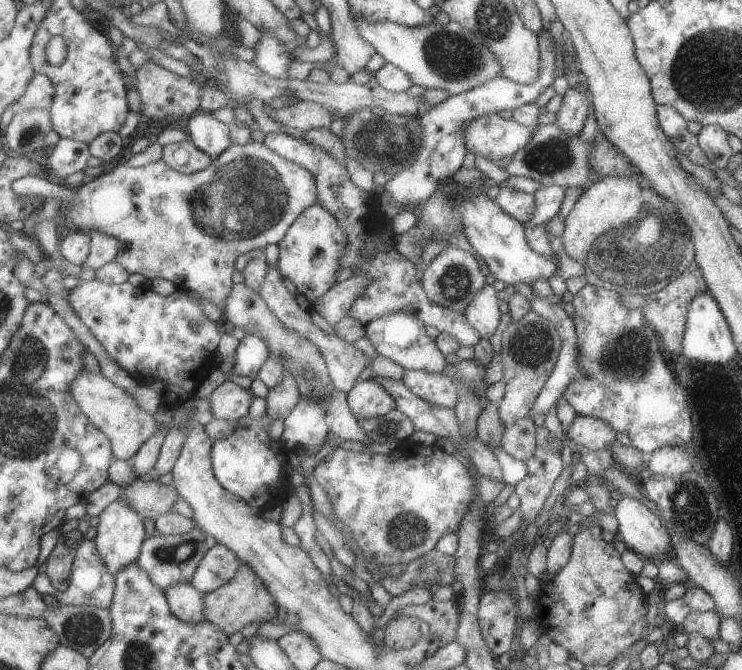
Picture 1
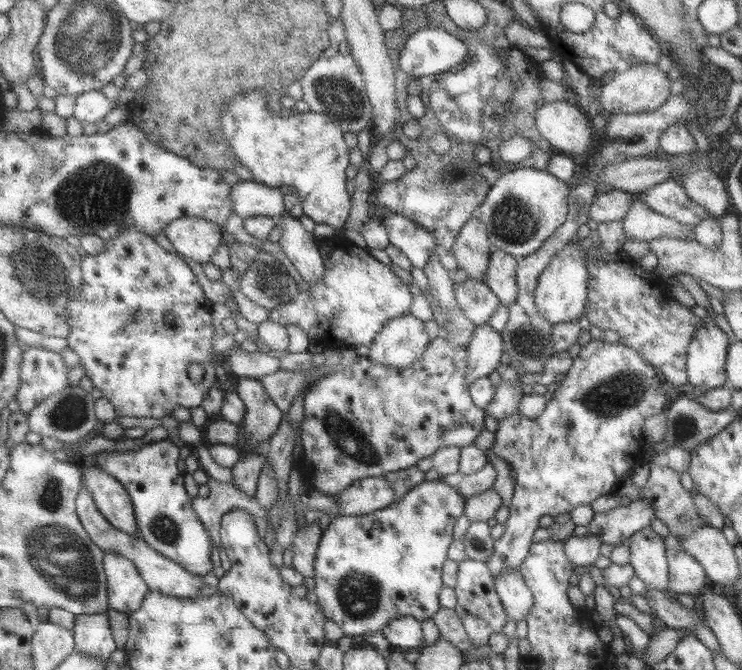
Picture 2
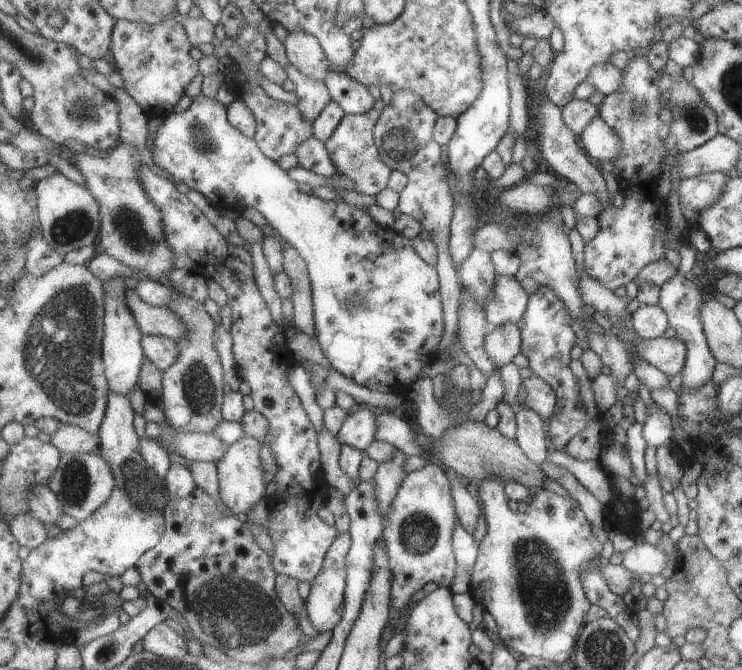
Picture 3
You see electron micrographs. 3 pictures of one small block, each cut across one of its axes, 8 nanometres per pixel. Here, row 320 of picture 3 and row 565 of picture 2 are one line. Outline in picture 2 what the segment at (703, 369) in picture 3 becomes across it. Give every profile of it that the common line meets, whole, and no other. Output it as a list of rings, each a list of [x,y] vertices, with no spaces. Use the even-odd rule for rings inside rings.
[[[671,533],[663,539],[669,575],[669,591],[677,596],[698,595],[699,588],[708,586],[704,568],[687,554],[676,536]]]

